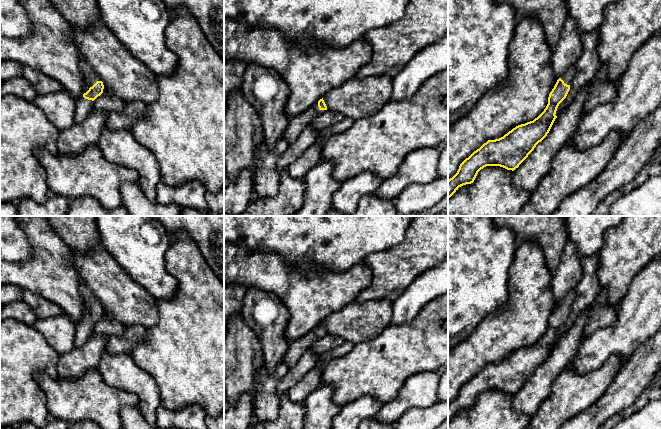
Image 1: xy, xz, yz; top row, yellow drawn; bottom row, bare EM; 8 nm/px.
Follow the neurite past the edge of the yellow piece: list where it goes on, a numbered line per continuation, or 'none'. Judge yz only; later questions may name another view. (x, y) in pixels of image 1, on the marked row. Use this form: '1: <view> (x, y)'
1: yz (567, 77)

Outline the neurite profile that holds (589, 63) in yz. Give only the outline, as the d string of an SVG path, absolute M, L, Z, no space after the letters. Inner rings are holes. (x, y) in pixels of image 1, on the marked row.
M598 29L582 35L583 50L581 57L576 64L576 73L572 79L570 90L566 98L557 108L556 116L571 104L579 90L587 85L602 67L603 63L599 58L597 45Z

